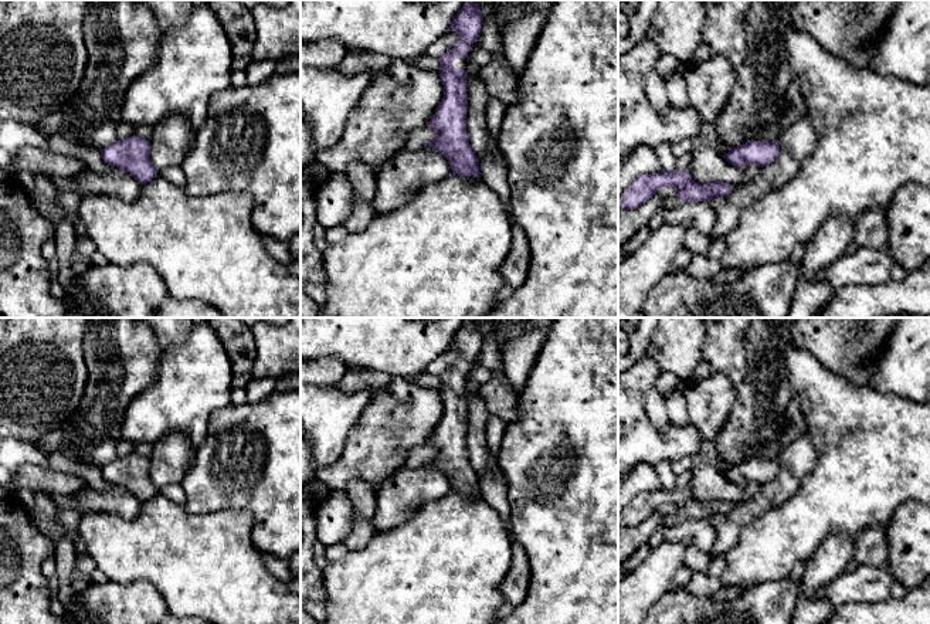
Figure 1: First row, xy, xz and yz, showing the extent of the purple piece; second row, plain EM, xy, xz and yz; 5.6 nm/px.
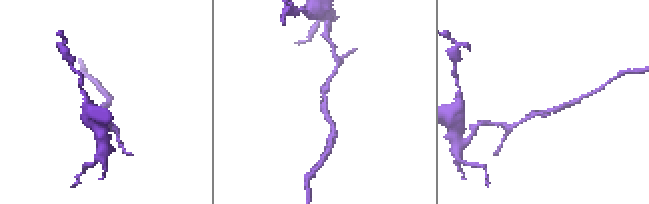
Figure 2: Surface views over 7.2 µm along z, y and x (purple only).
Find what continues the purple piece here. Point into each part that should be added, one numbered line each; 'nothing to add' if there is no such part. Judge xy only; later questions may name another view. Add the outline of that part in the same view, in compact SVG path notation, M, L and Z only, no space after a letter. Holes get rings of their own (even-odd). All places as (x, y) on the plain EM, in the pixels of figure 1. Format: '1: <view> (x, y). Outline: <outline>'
nothing to add

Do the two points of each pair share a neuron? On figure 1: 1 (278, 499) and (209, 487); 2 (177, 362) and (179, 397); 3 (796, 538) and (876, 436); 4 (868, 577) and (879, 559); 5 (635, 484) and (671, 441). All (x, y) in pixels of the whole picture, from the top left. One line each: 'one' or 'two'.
1: one
2: one
3: one
4: two
5: two

